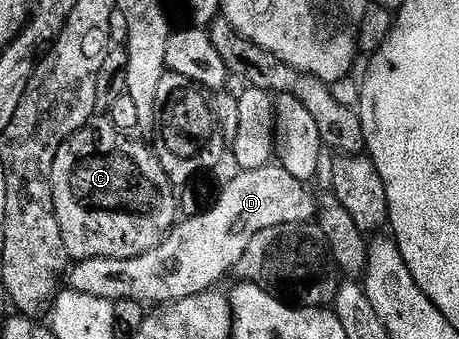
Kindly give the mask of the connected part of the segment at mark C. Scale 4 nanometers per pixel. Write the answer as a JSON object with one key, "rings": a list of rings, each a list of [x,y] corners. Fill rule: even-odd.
{"rings":[[[99,119],[87,125],[81,131],[77,131],[57,151],[57,159],[53,159],[53,171],[51,172],[51,190],[53,191],[53,203],[57,223],[61,223],[61,239],[65,239],[67,256],[72,262],[78,263],[89,259],[133,259],[137,255],[145,255],[145,251],[153,251],[167,234],[175,228],[177,218],[180,216],[180,198],[177,196],[176,186],[172,185],[165,167],[161,167],[158,156],[150,153],[139,141],[134,141],[134,136],[128,135],[124,130],[112,125],[110,120]]]}

